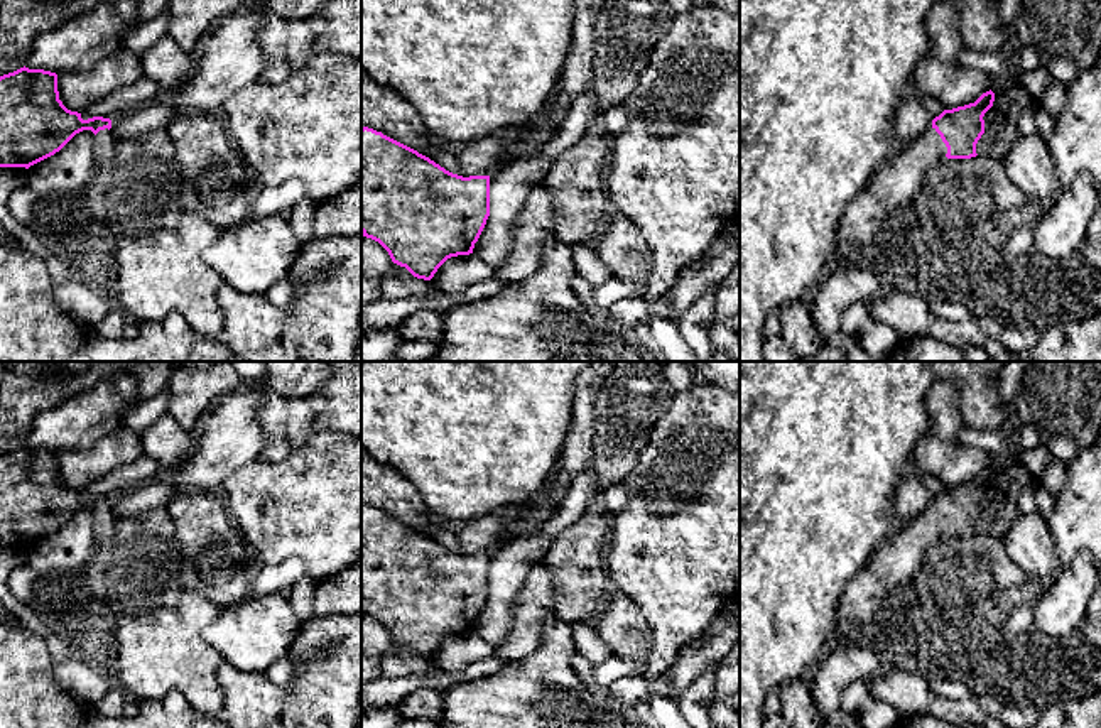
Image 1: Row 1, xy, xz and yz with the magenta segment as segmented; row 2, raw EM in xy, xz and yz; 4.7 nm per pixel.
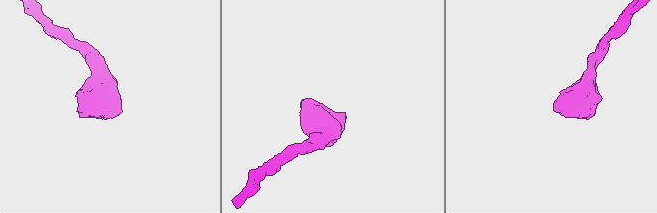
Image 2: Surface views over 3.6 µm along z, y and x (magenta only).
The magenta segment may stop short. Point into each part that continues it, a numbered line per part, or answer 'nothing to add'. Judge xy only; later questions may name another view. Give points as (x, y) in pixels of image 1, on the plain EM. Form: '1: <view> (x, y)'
1: xy (103, 524)

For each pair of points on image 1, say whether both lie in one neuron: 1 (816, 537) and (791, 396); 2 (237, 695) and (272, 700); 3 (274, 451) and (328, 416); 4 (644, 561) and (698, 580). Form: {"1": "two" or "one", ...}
{"1": "one", "2": "one", "3": "one", "4": "one"}

